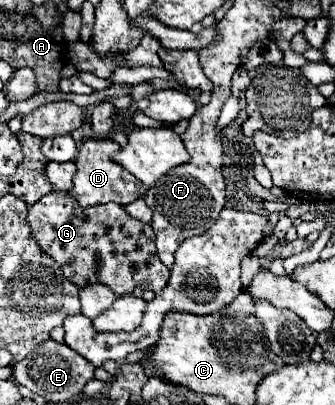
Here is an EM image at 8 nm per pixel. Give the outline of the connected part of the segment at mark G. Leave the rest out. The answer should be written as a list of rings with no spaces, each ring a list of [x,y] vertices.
[[[50,191],[30,205],[28,223],[32,227],[32,237],[40,243],[44,253],[48,253],[78,287],[104,283],[116,295],[130,295],[134,289],[160,293],[160,289],[168,283],[170,271],[156,257],[156,237],[152,227],[142,221],[132,221],[120,205],[104,203],[84,209],[66,193]]]

